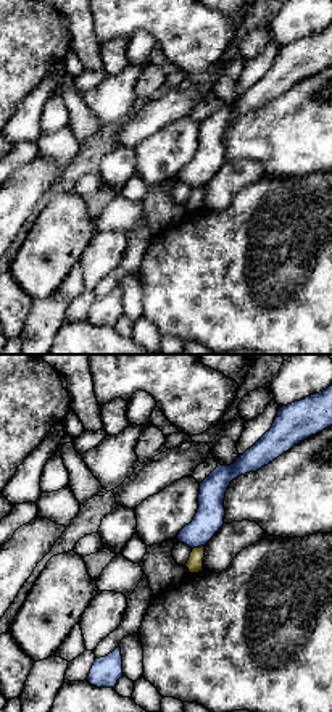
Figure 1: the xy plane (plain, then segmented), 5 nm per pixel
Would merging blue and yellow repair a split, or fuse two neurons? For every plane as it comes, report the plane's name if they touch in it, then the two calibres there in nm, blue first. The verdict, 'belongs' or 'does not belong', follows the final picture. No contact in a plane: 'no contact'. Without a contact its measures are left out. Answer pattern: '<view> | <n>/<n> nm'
xy | 140/80 nm

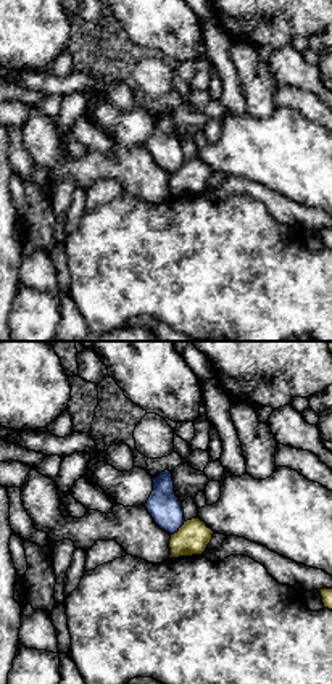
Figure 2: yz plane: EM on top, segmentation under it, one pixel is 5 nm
yz | 160/160 nm

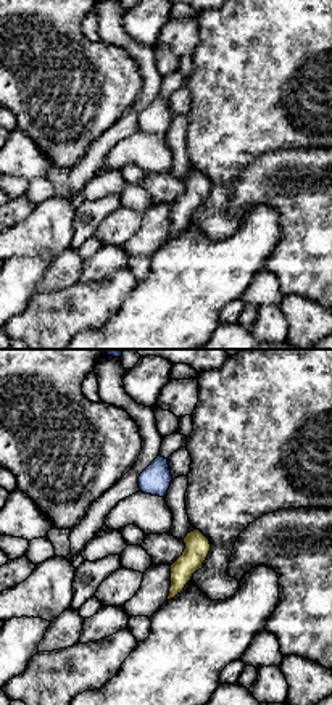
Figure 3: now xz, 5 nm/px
xz | 20/130 nm

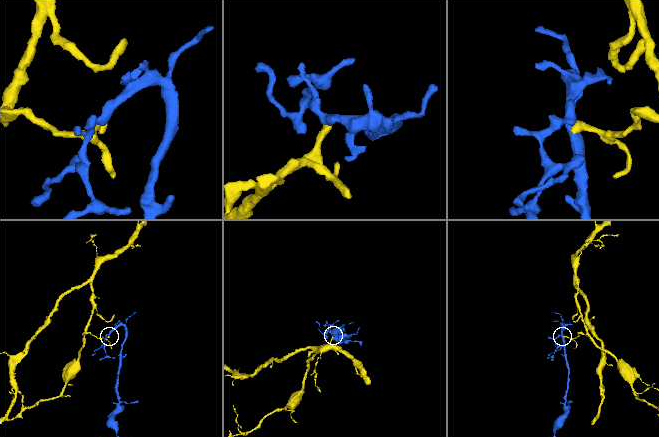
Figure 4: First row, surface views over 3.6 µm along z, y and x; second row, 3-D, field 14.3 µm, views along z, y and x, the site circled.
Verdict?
does not belong

